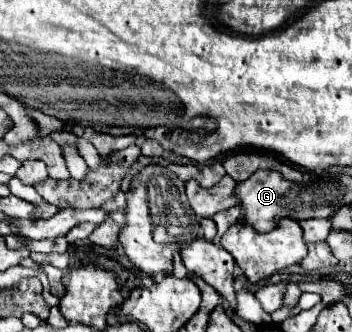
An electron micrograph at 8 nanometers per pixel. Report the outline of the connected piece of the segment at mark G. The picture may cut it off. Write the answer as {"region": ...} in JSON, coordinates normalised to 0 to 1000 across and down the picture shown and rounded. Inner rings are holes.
{"region":[[[733,512],[665,572],[676,620],[693,627],[688,669],[733,705],[784,687],[795,657],[824,651],[824,548],[784,512]]]}

